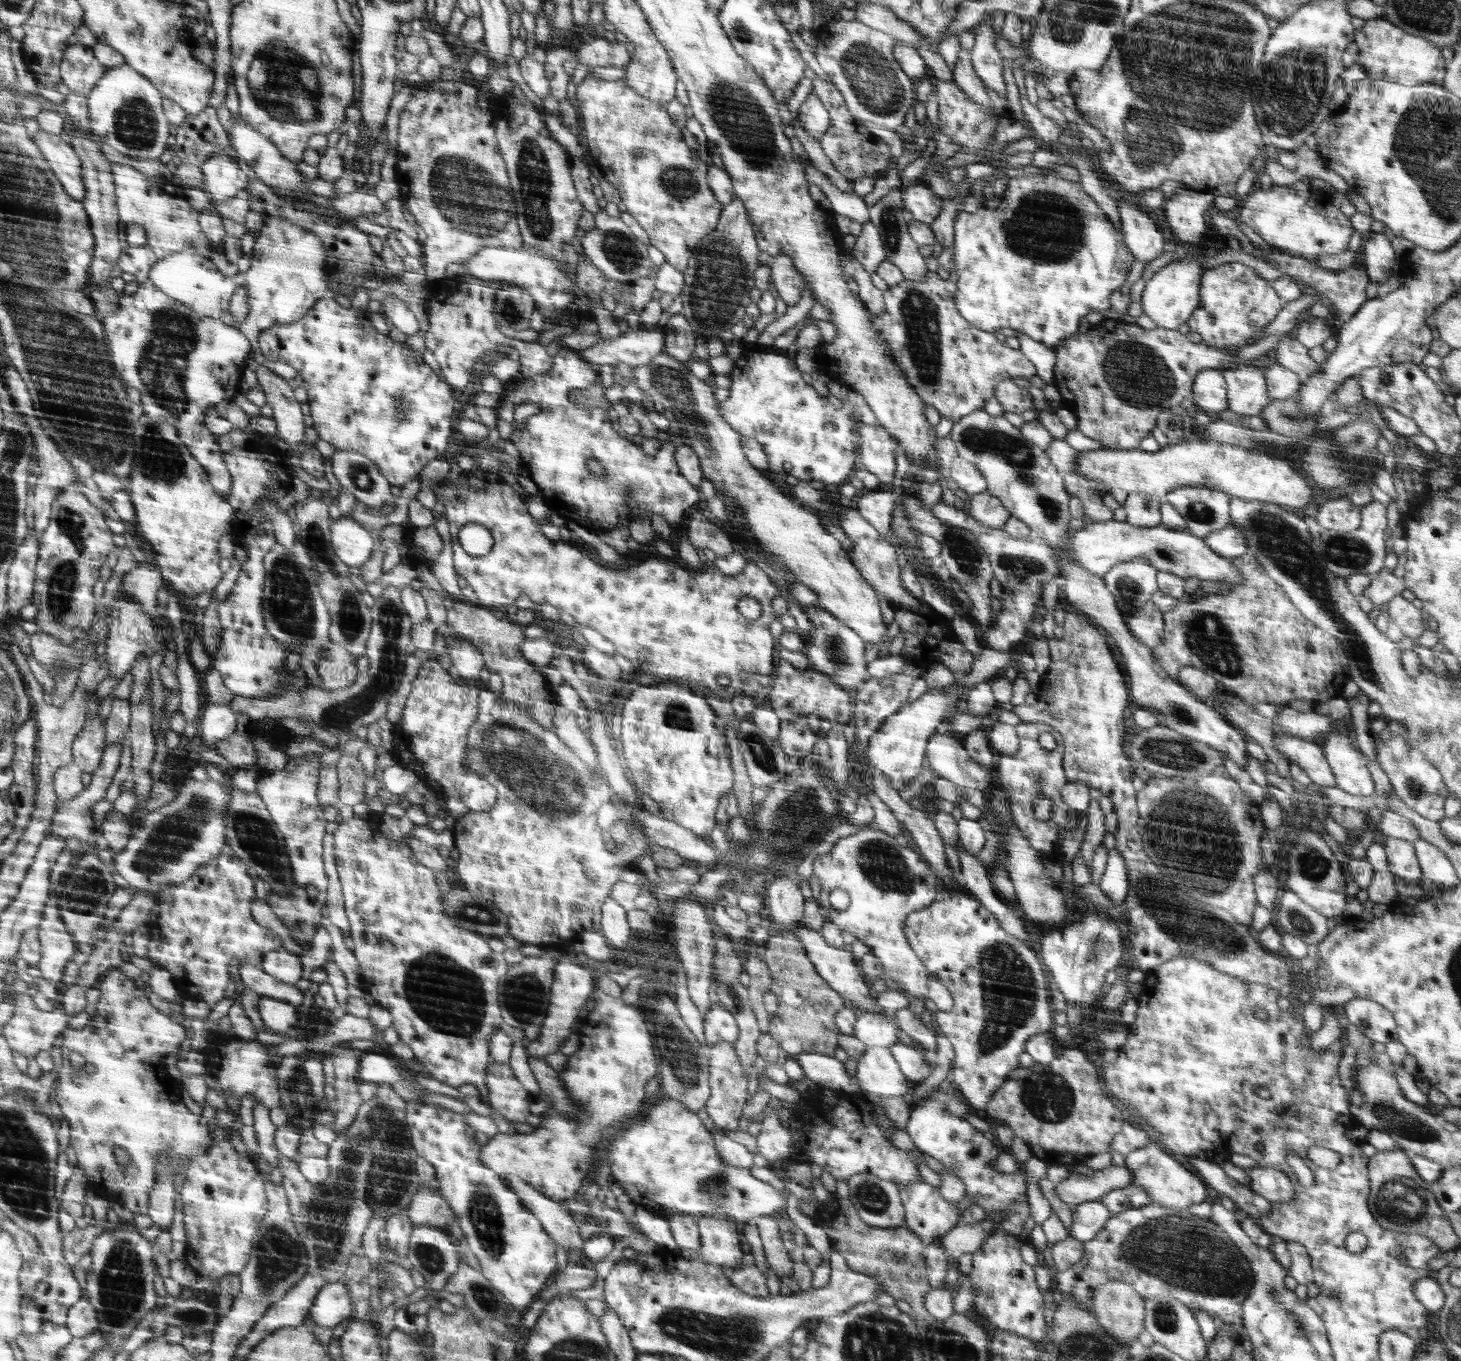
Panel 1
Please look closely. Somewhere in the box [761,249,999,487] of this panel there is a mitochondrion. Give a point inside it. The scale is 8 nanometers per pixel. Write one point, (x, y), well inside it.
(919, 313)

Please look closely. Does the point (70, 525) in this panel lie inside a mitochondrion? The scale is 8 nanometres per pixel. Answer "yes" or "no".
yes

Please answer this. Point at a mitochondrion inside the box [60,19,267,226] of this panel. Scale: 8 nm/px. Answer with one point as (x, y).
(136, 126)

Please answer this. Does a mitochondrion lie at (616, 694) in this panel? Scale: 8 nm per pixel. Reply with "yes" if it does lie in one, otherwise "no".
no

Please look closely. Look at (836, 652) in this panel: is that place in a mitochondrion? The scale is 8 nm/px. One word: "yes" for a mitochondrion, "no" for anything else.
yes

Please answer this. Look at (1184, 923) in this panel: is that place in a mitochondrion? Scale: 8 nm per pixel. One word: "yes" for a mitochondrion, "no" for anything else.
yes

